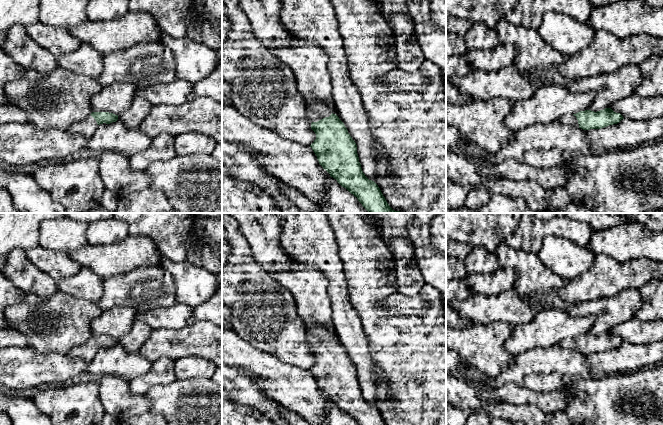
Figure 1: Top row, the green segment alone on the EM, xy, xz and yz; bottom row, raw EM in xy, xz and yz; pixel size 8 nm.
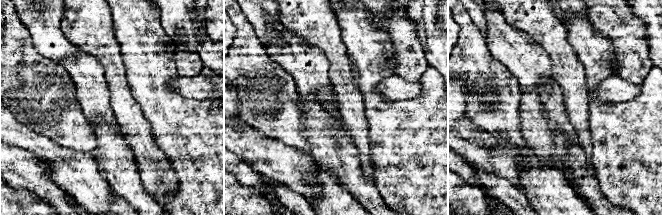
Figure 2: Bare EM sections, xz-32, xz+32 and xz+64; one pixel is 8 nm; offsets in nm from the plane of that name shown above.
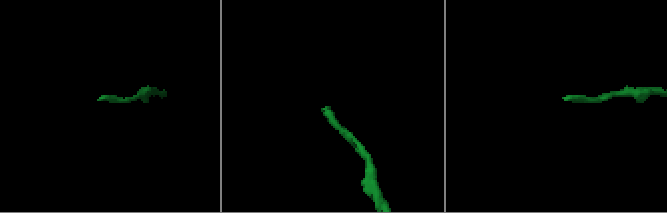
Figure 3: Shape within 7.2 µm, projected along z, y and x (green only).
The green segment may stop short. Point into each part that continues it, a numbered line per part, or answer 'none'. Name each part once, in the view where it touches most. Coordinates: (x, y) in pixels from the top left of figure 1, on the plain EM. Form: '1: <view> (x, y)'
1: xz (317, 335)

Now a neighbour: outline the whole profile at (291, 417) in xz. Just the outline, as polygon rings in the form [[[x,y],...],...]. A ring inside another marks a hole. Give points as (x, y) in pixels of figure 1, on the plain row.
[[[285,407],[281,408],[281,415],[282,417],[291,425],[310,425],[306,422],[300,415],[298,415],[296,412],[291,411]]]

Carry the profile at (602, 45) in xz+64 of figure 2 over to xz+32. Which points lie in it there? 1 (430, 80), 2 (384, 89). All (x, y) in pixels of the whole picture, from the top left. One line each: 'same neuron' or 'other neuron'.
1: same neuron
2: other neuron

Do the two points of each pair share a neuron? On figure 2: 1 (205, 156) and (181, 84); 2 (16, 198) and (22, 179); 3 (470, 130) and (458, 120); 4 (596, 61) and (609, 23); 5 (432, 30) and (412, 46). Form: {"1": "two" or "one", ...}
{"1": "two", "2": "two", "3": "one", "4": "two", "5": "two"}

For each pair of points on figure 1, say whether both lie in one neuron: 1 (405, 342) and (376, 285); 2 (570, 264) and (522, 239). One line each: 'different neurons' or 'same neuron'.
1: same neuron
2: different neurons

